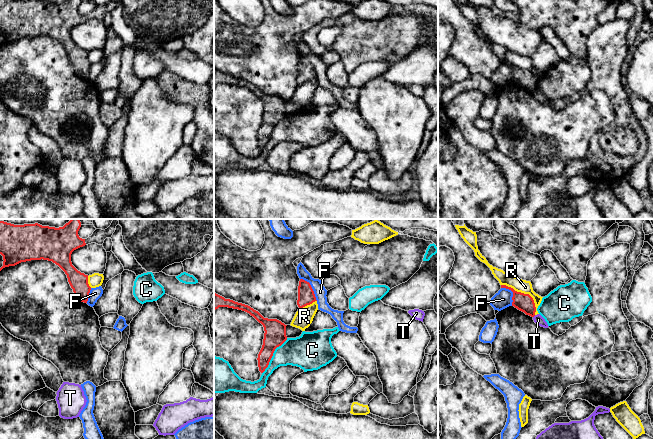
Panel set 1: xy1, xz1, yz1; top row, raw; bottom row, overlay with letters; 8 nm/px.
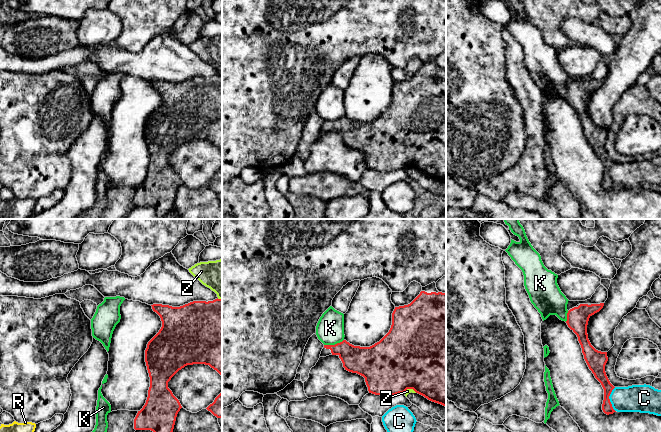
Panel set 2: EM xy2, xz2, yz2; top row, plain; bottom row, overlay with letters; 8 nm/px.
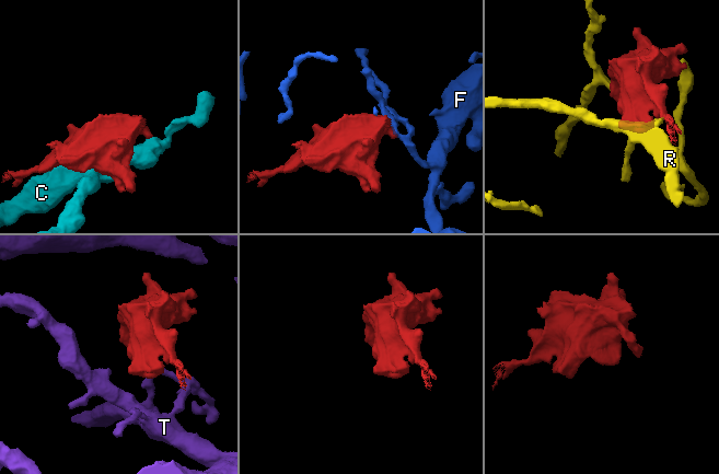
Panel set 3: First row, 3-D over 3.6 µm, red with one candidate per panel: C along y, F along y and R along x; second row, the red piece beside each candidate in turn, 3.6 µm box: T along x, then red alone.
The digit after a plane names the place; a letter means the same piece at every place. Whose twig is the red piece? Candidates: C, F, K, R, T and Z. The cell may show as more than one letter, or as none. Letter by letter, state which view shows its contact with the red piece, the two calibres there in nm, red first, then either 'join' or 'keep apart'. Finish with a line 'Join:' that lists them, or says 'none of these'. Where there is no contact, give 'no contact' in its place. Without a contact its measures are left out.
C: meets red in xz1; 180 nm thick on the red side, 240 nm on the other; keep apart
F: meets red in xz1; 140 nm thick on the red side, 100 nm on the other; keep apart
K: meets red in xz2; 220 nm thick on the red side, 220 nm on the other; keep apart
R: meets red in yz1; 140 nm thick on the red side, 110 nm on the other; keep apart
T: no contact; keep apart
Z: meets red in xz2; 500 nm thick on the red side, 40 nm on the other; keep apart
Join: none of these

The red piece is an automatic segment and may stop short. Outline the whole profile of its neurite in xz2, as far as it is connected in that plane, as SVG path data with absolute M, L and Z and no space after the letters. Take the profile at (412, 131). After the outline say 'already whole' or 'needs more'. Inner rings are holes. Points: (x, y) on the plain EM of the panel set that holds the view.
M435 58L422 63L420 70L410 80L395 83L392 89L391 104L379 118L370 123L354 122L346 116L343 116L335 121L324 121L320 133L326 133L329 131L337 131L341 135L345 146L363 152L365 154L369 169L380 172L391 172L404 169L407 165L413 165L416 169L424 172L428 176L446 183L446 69L439 68L436 64Z; needs more

